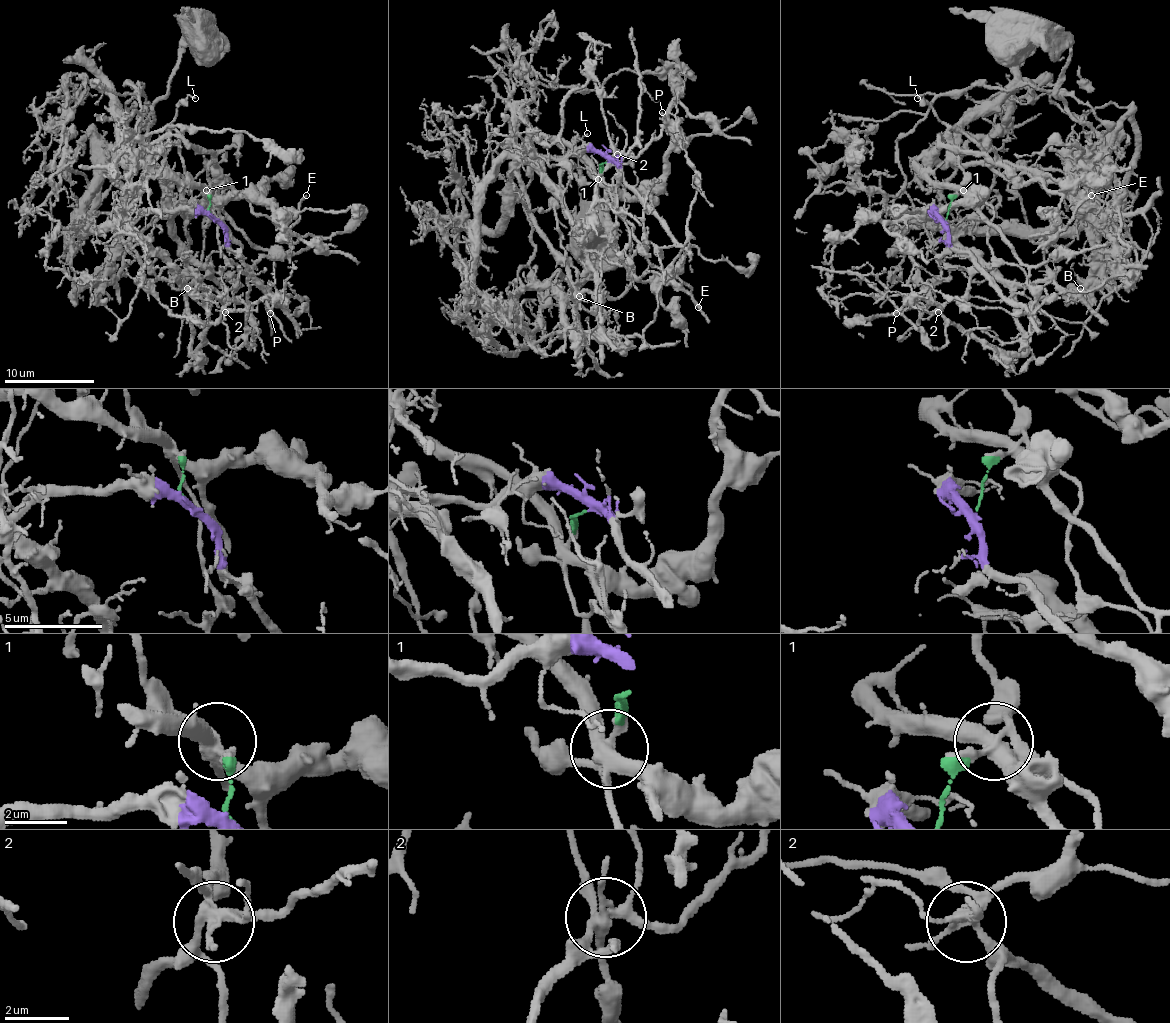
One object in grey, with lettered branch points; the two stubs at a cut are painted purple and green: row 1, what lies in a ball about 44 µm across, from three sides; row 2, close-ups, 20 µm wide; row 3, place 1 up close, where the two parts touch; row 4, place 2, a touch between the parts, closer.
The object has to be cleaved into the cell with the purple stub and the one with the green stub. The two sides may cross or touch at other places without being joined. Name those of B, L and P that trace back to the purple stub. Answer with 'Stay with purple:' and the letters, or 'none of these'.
Stay with purple: B, P

